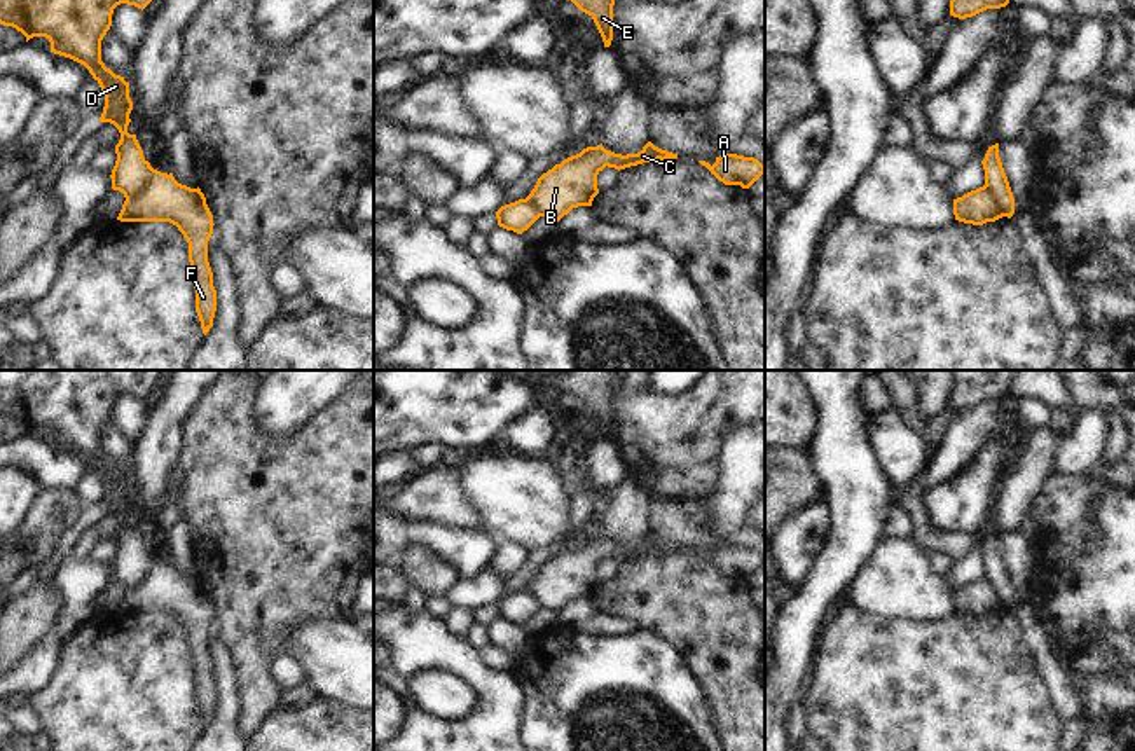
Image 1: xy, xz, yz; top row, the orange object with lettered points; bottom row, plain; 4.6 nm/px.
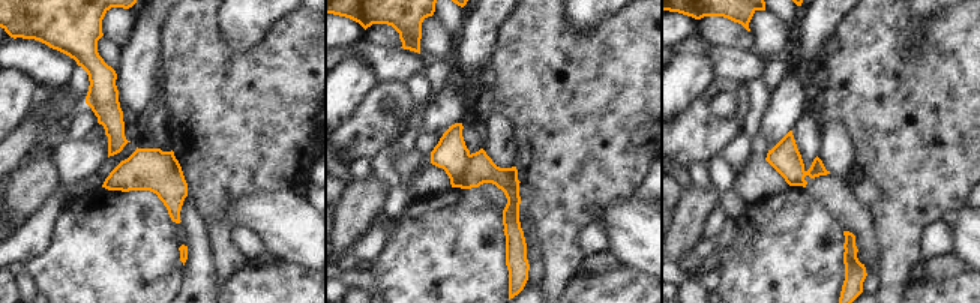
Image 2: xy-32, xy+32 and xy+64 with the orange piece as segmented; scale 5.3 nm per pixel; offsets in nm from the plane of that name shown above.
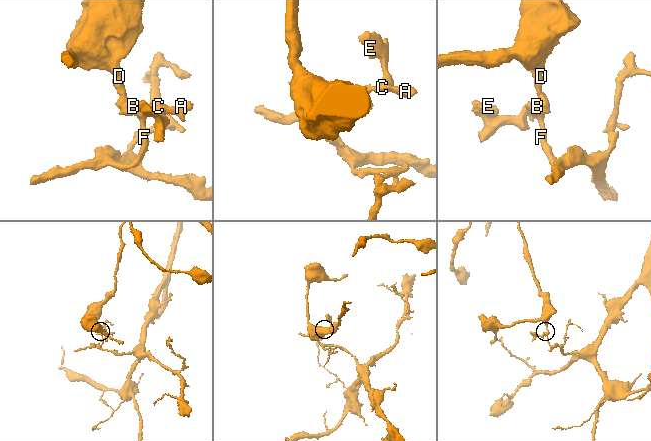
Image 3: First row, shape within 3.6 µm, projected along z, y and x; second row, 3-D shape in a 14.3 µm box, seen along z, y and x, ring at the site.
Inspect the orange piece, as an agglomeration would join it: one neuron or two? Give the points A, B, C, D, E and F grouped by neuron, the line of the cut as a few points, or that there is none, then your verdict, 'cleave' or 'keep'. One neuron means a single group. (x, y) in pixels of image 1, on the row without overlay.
groups A B C E F / D; cut xy (154, 561), (151, 570), (126, 591); cleave

